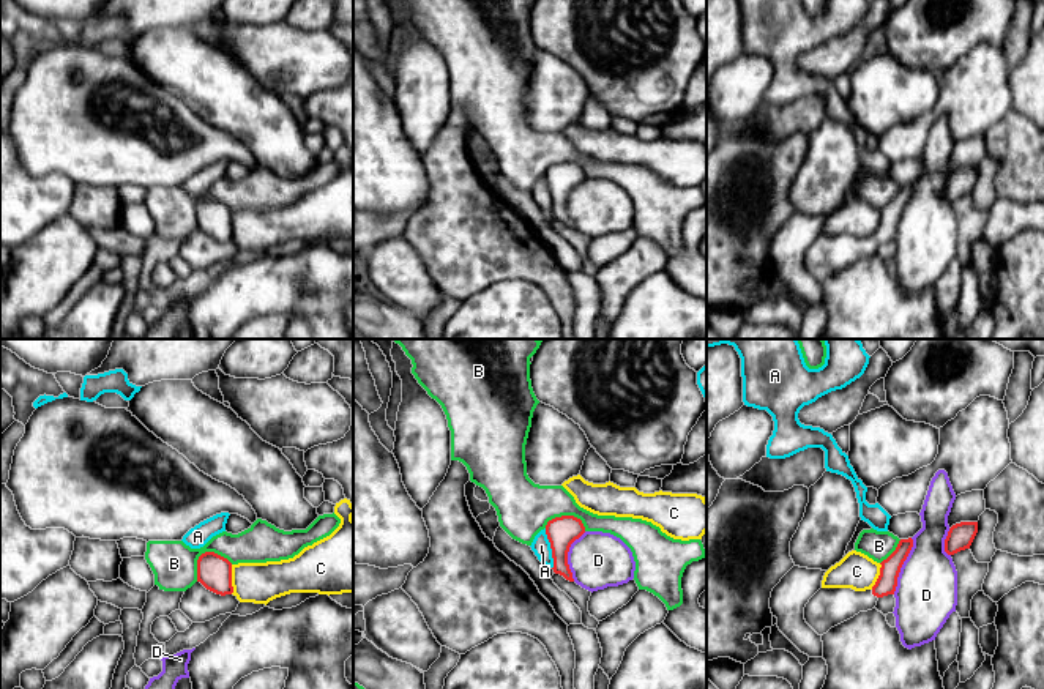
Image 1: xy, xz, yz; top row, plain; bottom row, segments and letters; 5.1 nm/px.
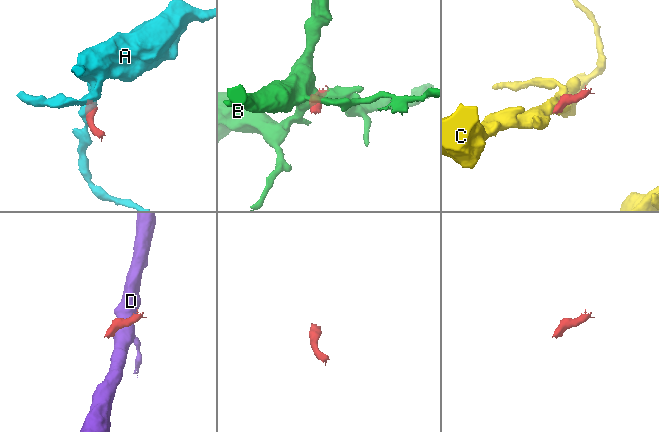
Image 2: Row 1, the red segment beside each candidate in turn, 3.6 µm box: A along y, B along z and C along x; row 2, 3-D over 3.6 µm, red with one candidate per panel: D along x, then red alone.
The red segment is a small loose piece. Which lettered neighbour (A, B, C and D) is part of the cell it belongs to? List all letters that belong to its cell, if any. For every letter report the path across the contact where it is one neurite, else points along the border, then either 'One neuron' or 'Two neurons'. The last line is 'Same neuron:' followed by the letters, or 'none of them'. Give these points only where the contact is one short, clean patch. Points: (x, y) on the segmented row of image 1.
A: Boundary: xz (544, 528), (552, 552), (552, 568). Two neurons
B: Boundary: xy (232, 563), (213, 552), (204, 552), (197, 560), (196, 580). Two neurons
C: Boundary: xy (231, 565), (232, 593). Two neurons
D: Two neurons
Same neuron: none of them

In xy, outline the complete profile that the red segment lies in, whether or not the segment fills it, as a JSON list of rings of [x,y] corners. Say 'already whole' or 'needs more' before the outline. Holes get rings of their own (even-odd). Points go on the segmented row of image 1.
already whole; [[[214,552],[202,553],[197,560],[197,582],[216,594],[232,594],[232,563]]]

